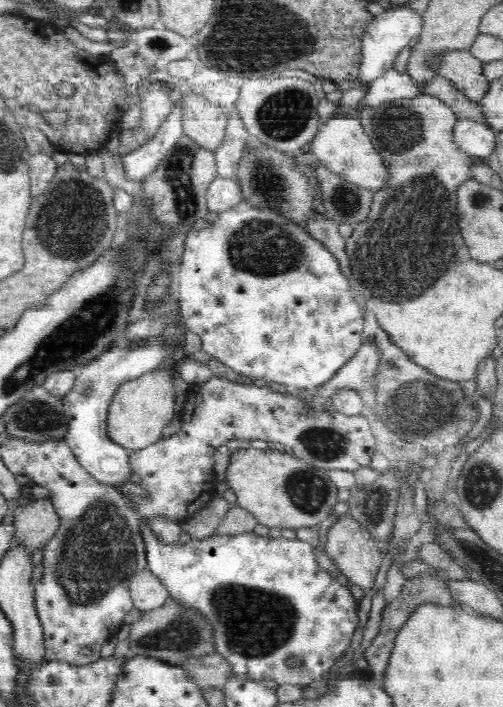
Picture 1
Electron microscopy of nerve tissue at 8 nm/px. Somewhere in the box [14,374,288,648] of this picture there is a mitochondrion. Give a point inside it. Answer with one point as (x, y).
(99, 552)

